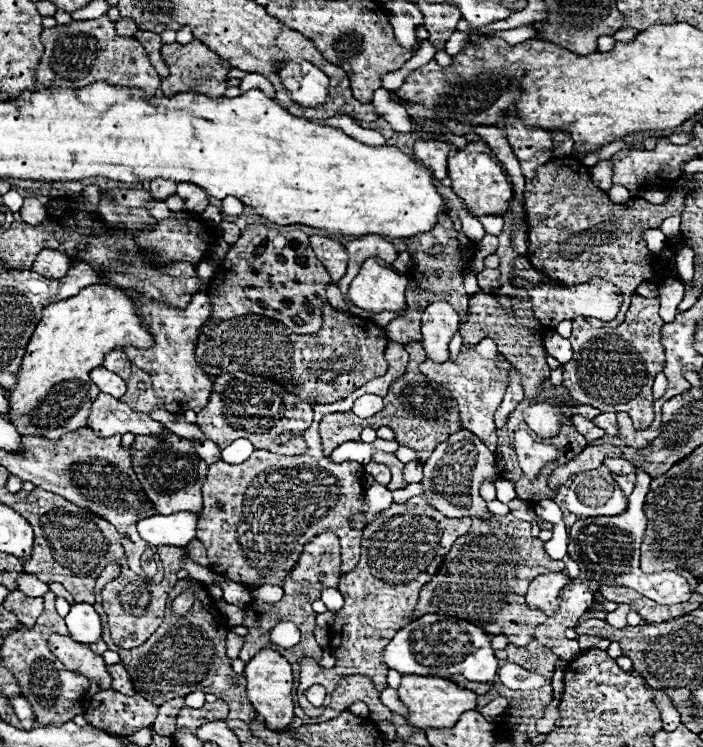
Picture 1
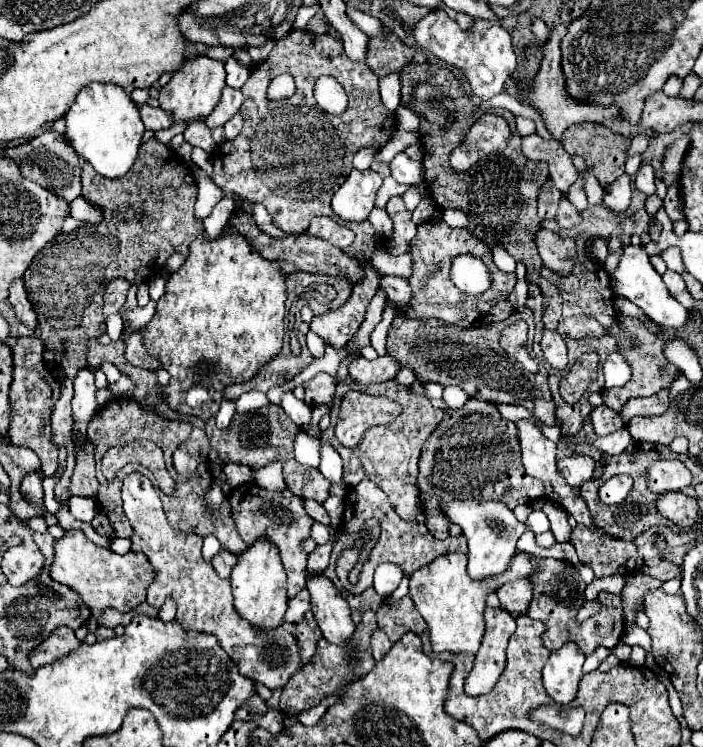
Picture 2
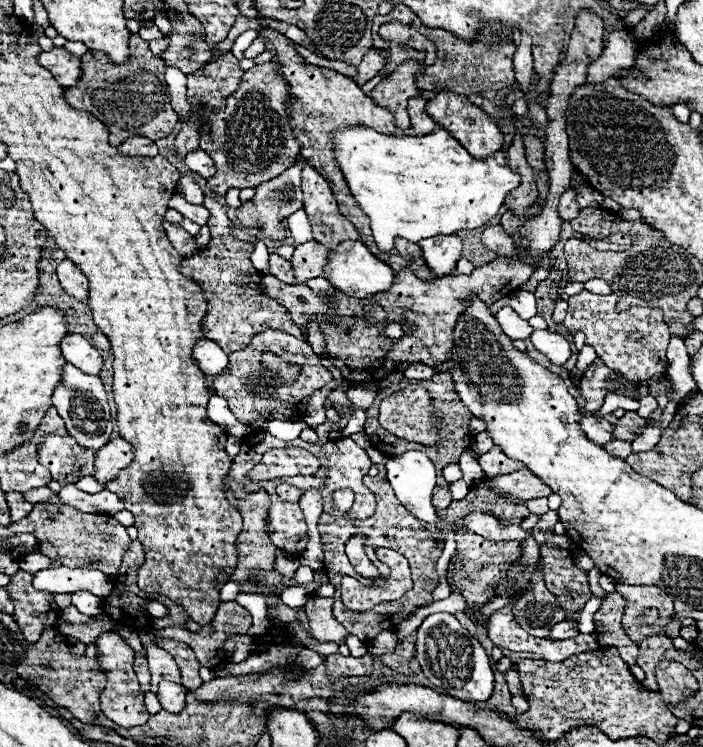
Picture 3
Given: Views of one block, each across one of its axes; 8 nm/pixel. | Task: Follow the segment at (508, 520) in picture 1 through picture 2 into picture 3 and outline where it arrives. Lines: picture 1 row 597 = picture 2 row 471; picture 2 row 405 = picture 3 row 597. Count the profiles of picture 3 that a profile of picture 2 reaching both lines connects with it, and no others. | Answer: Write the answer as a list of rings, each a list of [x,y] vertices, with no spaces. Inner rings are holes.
[[[460,528],[456,532],[456,552],[458,552],[458,564],[450,564],[448,574],[452,576],[454,584],[458,586],[460,594],[472,604],[472,606],[482,606],[486,602],[490,602],[494,596],[494,586],[498,582],[502,582],[506,570],[510,568],[510,562],[514,562],[520,556],[520,542],[518,540],[510,540],[510,542],[490,542],[484,540],[482,536],[468,532],[464,528]]]

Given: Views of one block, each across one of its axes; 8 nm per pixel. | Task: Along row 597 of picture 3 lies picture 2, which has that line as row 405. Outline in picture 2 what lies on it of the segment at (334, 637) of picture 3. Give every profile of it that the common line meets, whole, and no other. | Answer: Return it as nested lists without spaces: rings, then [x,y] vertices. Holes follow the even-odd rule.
[[[324,372],[316,374],[316,378],[312,378],[310,382],[304,384],[304,390],[306,390],[306,400],[304,402],[310,408],[326,404],[326,402],[332,402],[336,382],[338,382],[336,376],[330,376],[330,374],[324,374]]]

